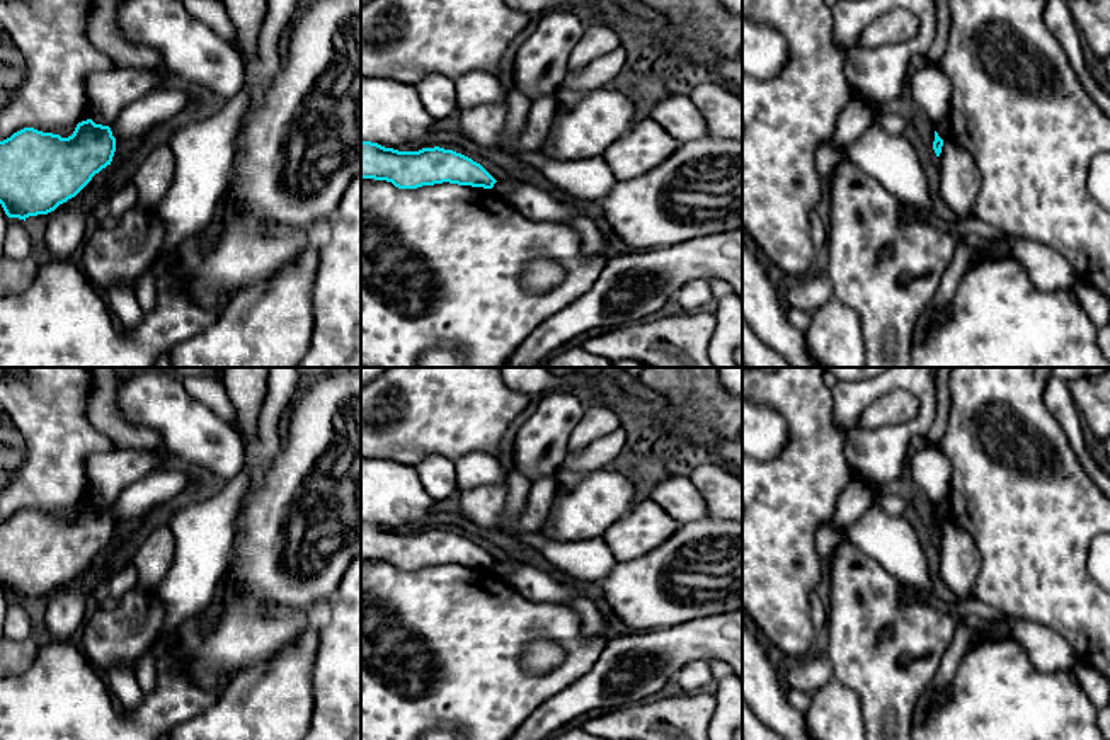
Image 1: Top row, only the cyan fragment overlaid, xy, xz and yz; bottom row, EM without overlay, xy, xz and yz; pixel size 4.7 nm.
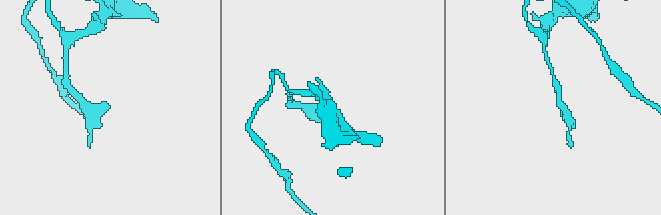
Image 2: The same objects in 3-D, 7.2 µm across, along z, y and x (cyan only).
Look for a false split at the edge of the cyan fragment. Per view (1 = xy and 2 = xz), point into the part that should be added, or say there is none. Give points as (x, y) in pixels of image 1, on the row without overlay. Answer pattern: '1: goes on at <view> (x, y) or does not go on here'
1: does not go on here
2: does not go on here

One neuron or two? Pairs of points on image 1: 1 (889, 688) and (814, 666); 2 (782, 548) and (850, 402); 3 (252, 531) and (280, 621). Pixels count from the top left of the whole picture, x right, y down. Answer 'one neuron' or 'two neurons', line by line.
1: two neurons
2: two neurons
3: two neurons

